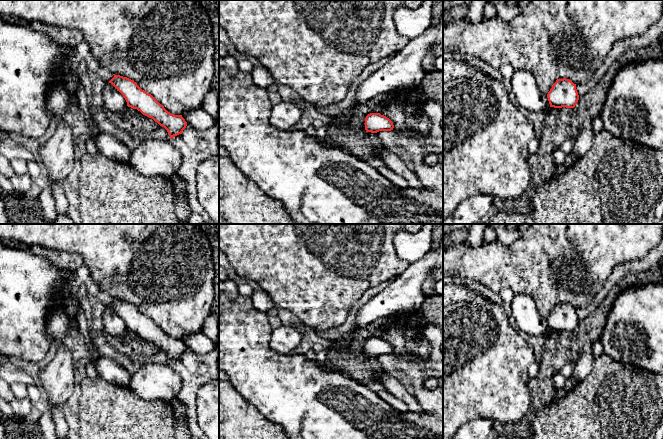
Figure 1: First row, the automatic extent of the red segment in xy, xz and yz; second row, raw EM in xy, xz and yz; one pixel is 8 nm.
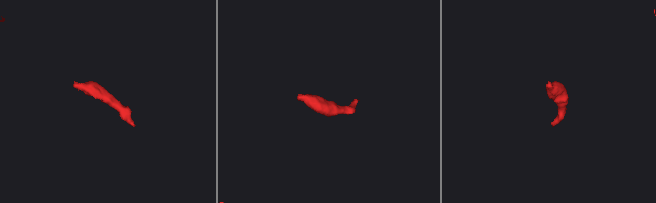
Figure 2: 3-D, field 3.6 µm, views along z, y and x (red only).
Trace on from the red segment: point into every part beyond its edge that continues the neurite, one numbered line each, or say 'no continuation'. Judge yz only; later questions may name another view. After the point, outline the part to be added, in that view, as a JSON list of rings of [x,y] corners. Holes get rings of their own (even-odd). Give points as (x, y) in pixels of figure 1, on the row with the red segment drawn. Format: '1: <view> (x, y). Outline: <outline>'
no continuation

